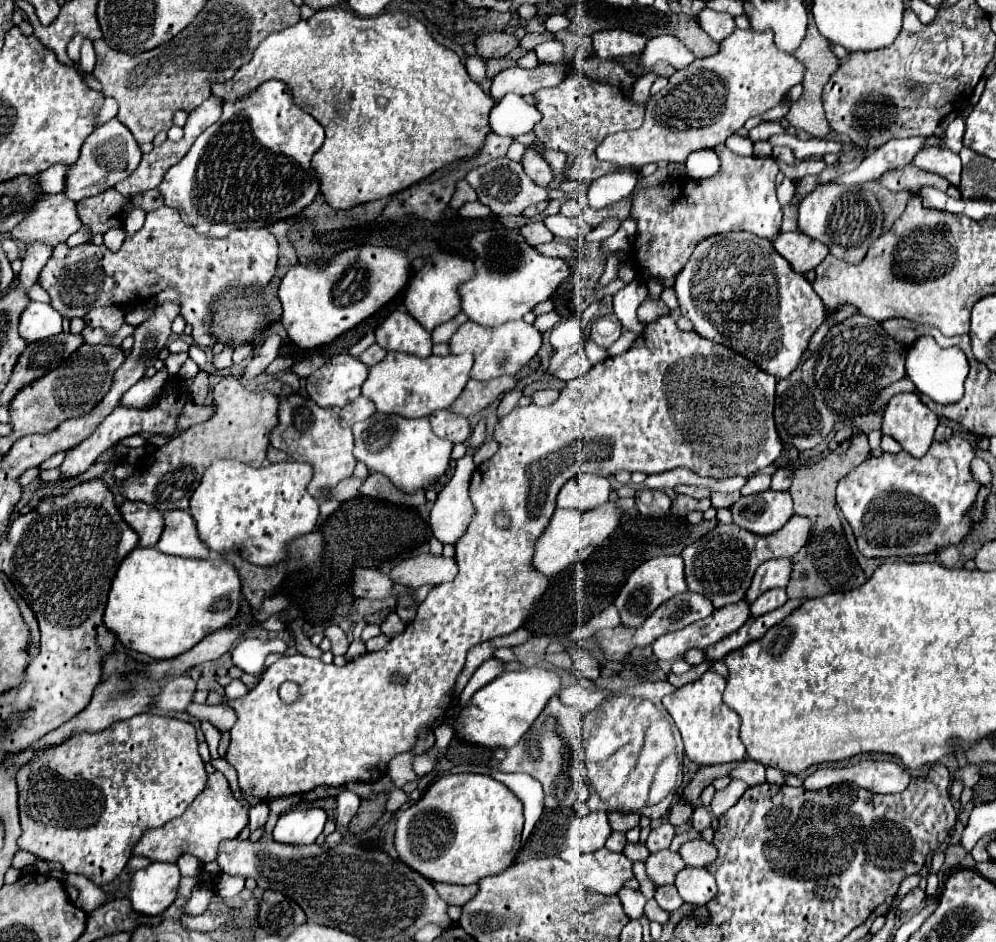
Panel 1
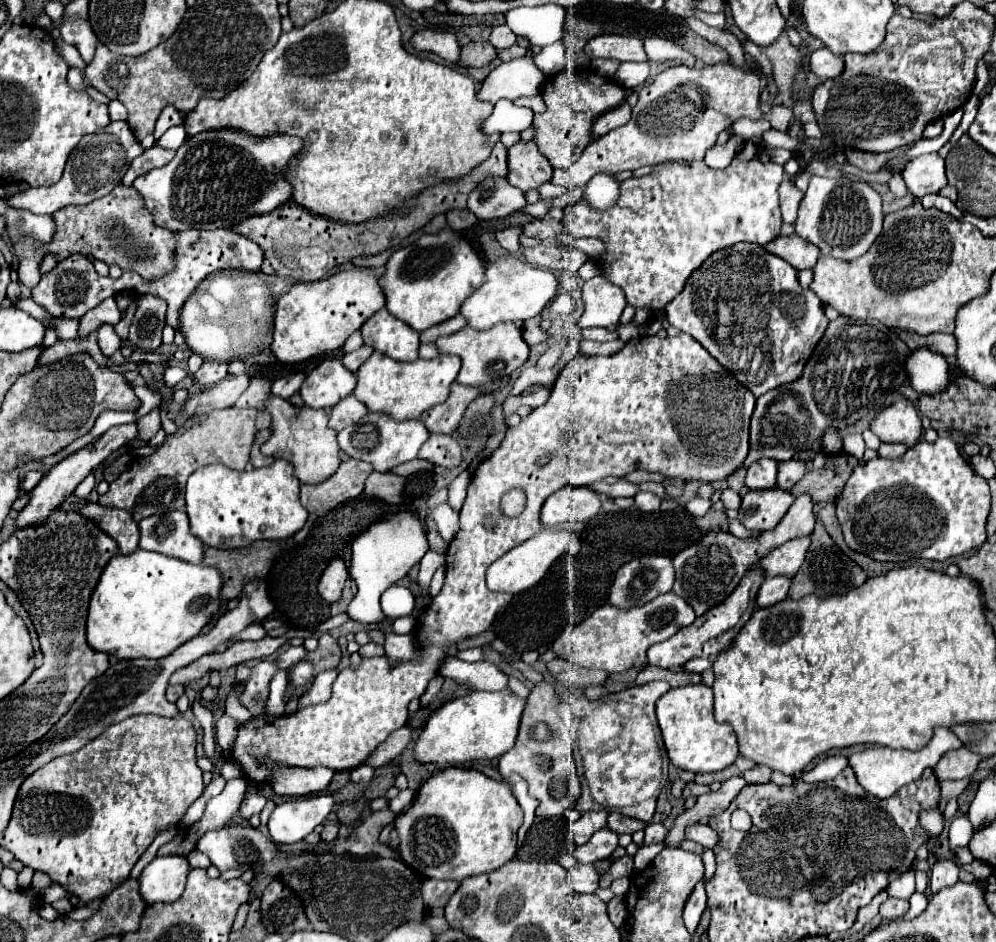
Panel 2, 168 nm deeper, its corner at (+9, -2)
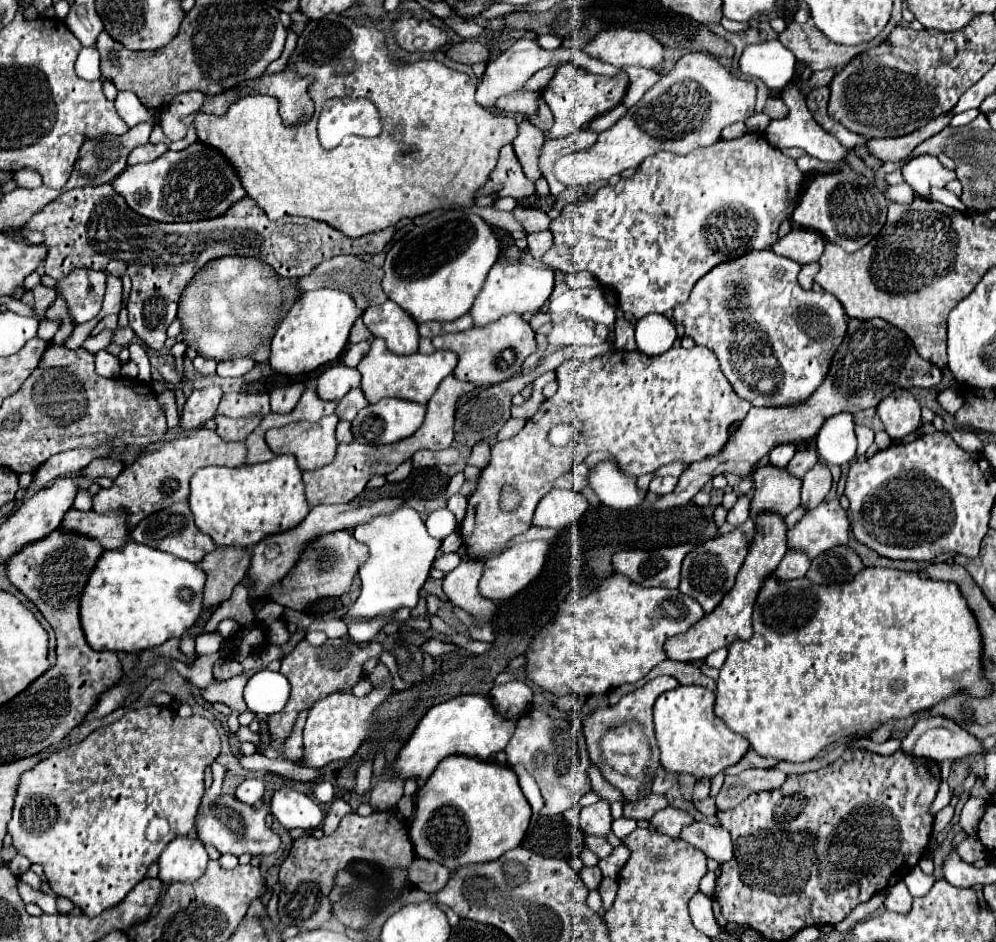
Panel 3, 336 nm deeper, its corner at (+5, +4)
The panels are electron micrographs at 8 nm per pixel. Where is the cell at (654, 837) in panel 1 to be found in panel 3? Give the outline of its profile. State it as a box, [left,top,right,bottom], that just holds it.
[649,807,693,837]

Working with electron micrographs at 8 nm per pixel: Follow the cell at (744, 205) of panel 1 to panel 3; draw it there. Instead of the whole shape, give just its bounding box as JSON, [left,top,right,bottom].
[543,133,803,319]

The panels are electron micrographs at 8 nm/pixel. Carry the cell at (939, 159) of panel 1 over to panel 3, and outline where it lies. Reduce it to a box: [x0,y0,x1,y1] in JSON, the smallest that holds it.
[903,155,955,197]

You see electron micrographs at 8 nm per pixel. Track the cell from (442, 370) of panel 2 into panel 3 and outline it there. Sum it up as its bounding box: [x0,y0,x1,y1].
[357,339,457,405]

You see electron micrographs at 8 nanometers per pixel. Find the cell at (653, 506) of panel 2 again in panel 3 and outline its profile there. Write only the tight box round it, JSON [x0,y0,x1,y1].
[649,477,677,495]

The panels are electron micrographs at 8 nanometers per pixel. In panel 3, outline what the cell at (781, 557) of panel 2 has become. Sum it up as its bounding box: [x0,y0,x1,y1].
[787,457,857,557]

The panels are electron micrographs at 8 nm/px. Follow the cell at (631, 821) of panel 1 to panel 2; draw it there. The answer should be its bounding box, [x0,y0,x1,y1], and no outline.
[609,813,647,833]

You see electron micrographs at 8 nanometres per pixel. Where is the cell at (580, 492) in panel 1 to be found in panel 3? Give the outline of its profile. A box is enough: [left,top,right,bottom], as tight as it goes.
[533,489,589,527]

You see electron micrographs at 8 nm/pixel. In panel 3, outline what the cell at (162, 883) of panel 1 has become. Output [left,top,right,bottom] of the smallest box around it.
[159,837,207,885]

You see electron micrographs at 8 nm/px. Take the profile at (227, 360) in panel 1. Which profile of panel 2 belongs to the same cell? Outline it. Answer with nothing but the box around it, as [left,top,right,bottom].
[193,361,227,387]

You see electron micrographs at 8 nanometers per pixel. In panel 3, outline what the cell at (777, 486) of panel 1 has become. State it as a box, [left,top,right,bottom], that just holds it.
[787,449,817,479]

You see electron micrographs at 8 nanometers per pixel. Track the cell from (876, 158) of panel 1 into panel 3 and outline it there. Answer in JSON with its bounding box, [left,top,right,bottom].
[949,109,979,127]

